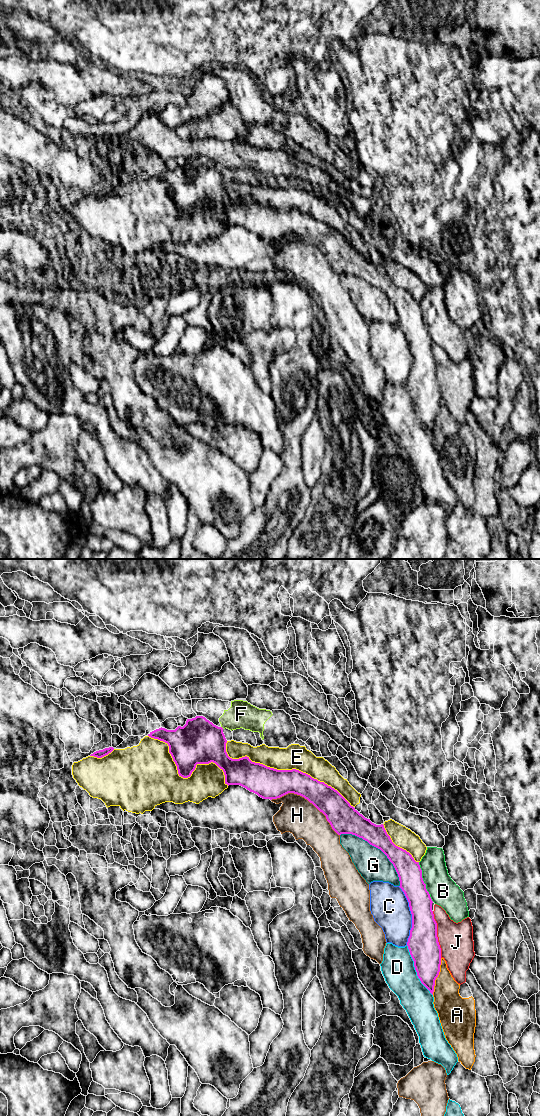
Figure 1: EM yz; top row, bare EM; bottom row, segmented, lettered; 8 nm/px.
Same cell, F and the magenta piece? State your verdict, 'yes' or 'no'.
no

